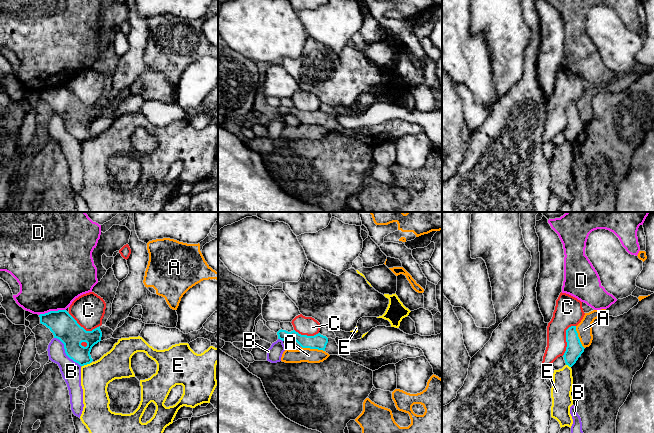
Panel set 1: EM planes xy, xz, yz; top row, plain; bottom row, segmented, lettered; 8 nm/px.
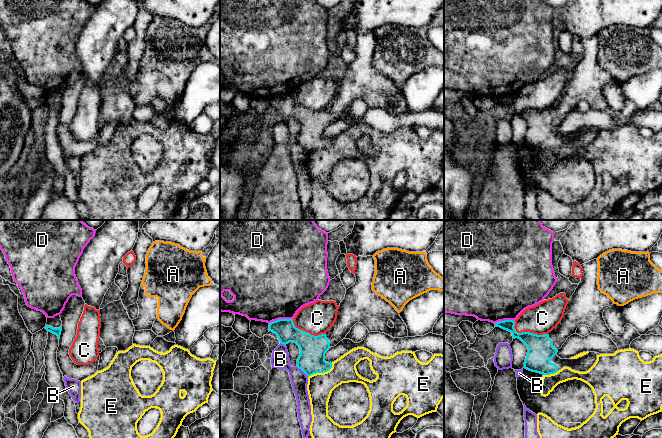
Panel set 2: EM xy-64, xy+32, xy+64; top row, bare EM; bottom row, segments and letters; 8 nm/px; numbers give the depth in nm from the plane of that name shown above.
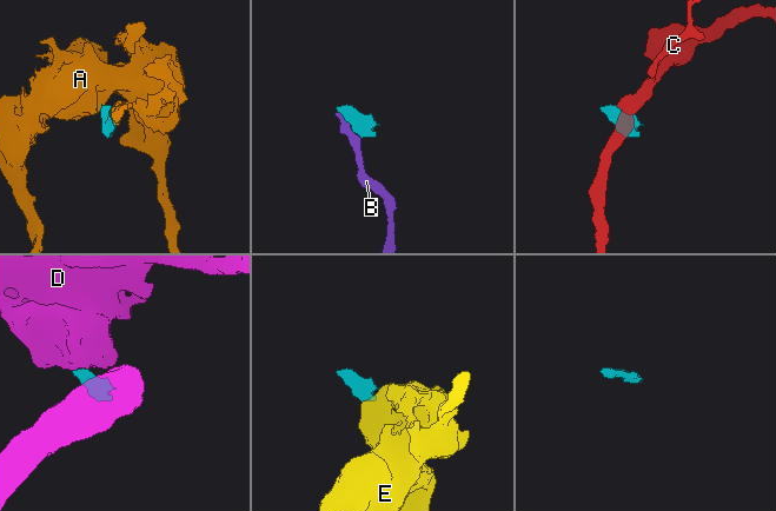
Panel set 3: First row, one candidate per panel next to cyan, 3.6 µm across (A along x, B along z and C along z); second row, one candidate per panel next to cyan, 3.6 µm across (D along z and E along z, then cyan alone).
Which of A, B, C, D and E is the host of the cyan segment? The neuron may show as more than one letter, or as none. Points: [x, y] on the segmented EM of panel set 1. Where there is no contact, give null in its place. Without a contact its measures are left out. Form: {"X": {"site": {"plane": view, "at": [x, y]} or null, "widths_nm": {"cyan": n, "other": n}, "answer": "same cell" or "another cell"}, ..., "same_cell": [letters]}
{"A": {"site": {"plane": "xz", "at": [313, 348]}, "widths_nm": {"cyan": 120, "other": 110}, "answer": "another cell"}, "B": {"site": {"plane": "xy", "at": [65, 352]}, "widths_nm": {"cyan": 220, "other": 160}, "answer": "another cell"}, "C": {"site": {"plane": "yz", "at": [566, 338]}, "widths_nm": {"cyan": 140, "other": 220}, "answer": "another cell"}, "D": {"site": {"plane": "xy", "at": [52, 311]}, "widths_nm": {"cyan": 220, "other": 500}, "answer": "another cell"}, "E": {"site": {"plane": "xy", "at": [86, 364]}, "widths_nm": {"cyan": 170, "other": 240}, "answer": "another cell"}, "same_cell": []}

